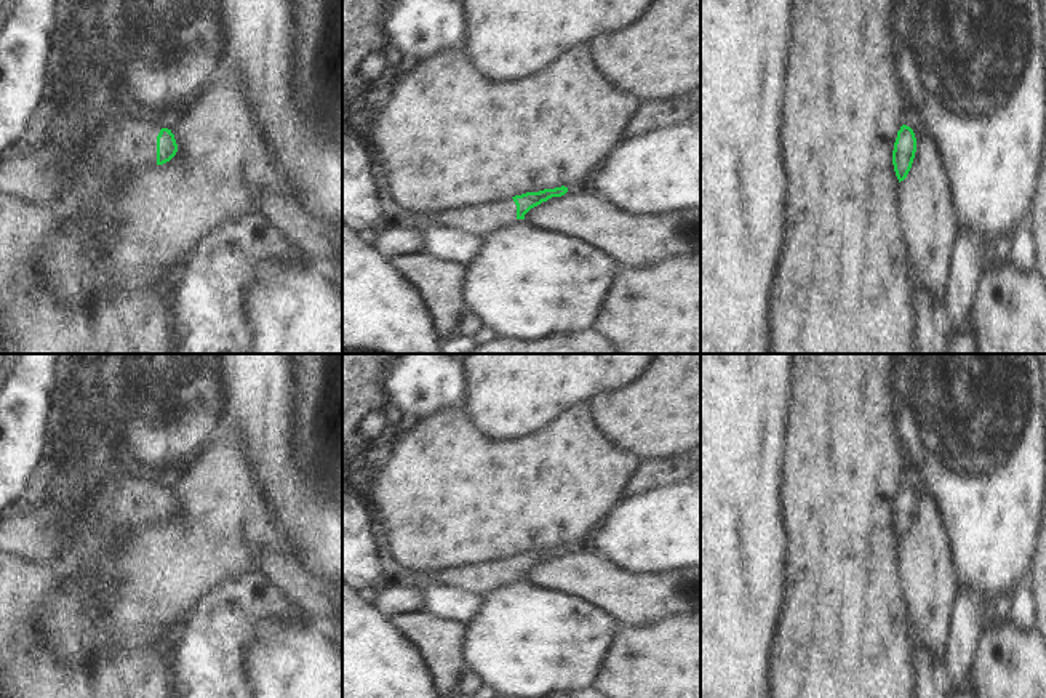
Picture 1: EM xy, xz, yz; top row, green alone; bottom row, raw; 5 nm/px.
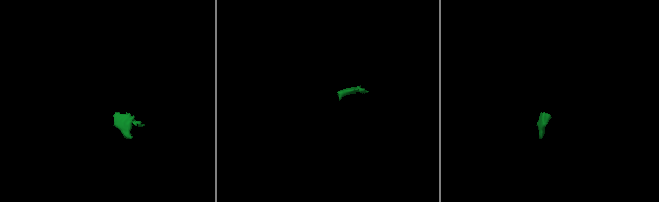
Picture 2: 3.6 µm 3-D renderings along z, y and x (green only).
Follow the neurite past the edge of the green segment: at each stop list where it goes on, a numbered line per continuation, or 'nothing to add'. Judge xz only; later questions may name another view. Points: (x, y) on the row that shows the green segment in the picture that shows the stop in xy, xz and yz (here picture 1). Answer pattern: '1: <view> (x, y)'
1: xz (480, 220)

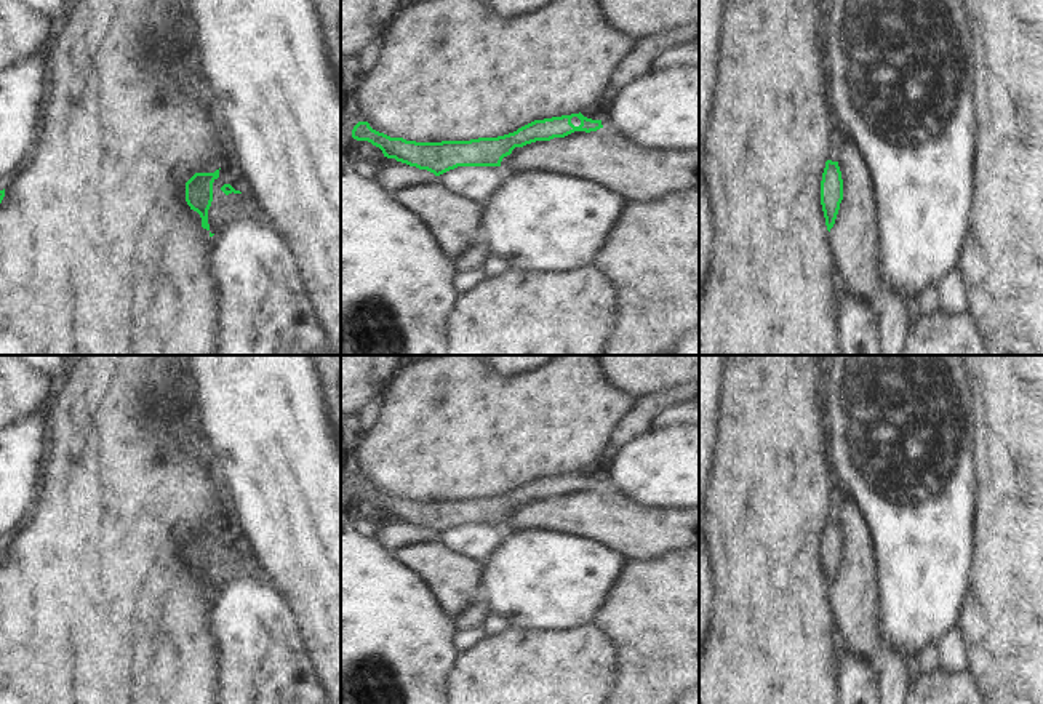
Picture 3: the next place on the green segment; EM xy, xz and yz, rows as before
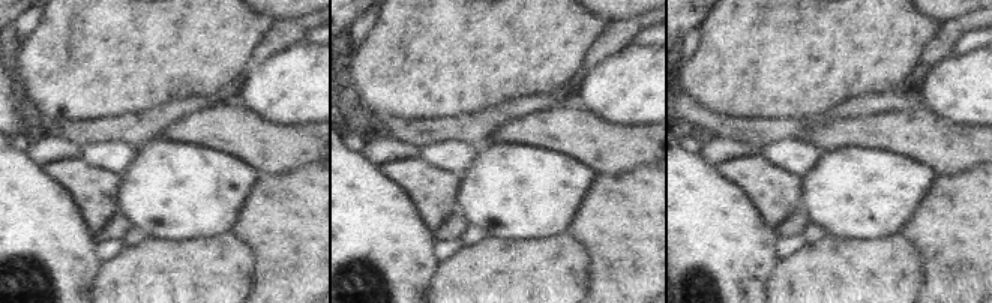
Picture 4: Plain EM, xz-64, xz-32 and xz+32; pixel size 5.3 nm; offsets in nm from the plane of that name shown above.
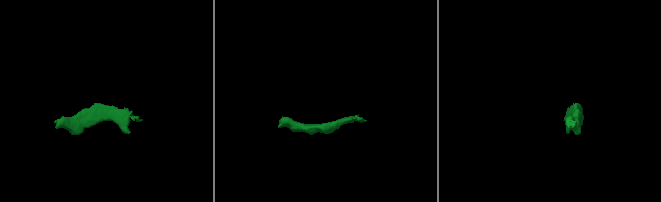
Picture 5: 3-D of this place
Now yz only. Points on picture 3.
nothing to add

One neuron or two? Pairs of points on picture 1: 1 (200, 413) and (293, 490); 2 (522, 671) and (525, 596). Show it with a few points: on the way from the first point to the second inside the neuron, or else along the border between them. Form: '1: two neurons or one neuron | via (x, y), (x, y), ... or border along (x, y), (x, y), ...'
1: two neurons | border along (224, 389), (223, 410), (216, 421), (215, 434)
2: one neuron | via (522, 652), (520, 637), (523, 634), (525, 615)

